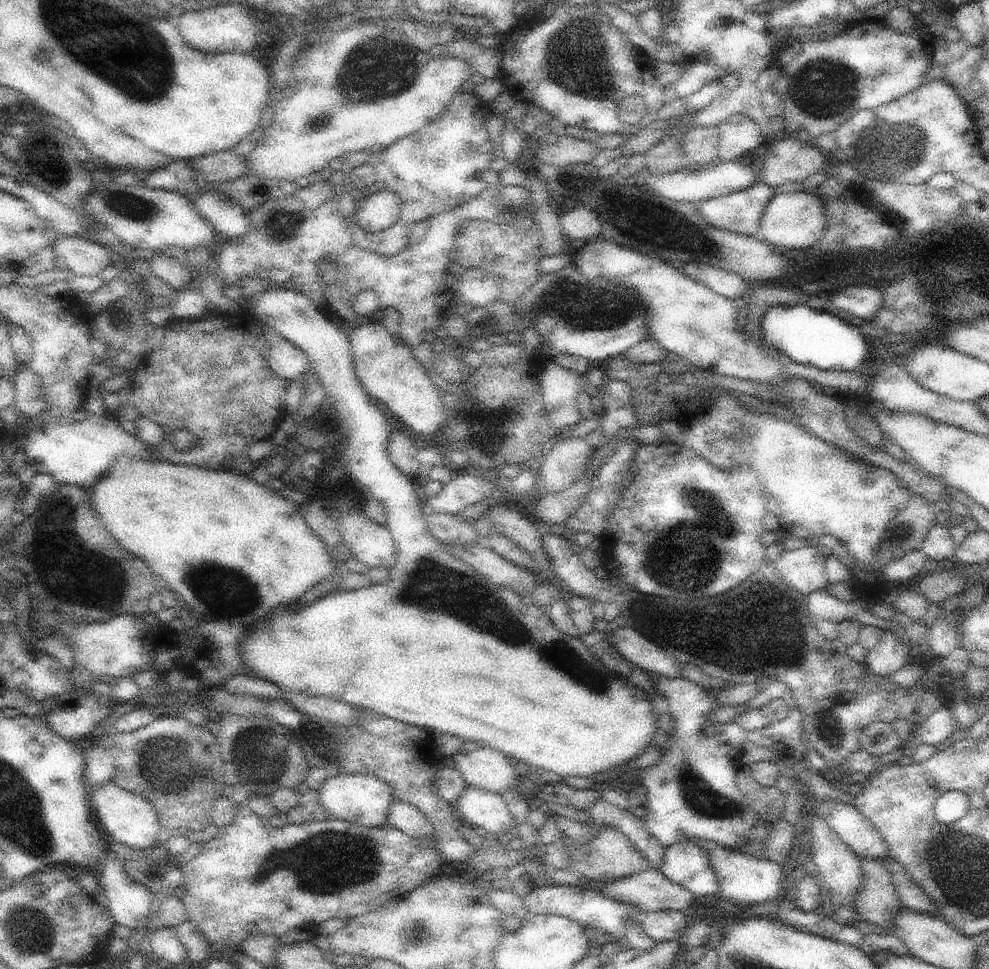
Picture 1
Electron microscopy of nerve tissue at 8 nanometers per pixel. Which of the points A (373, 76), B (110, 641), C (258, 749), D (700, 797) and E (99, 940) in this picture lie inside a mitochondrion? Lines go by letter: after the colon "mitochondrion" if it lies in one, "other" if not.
A: mitochondrion
B: mitochondrion
C: mitochondrion
D: mitochondrion
E: other

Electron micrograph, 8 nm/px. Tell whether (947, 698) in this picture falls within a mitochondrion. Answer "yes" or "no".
no

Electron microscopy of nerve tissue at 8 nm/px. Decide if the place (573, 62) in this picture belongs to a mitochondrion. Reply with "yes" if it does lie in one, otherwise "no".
yes

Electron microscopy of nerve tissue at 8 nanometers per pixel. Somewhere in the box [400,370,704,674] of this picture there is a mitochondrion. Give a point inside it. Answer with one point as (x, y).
(491, 439)

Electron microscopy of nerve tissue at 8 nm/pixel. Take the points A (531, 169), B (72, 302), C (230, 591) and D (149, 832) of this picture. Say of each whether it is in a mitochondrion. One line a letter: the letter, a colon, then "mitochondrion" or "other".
A: other
B: other
C: mitochondrion
D: other

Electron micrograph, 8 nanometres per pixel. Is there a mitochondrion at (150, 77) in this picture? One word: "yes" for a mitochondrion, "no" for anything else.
yes

